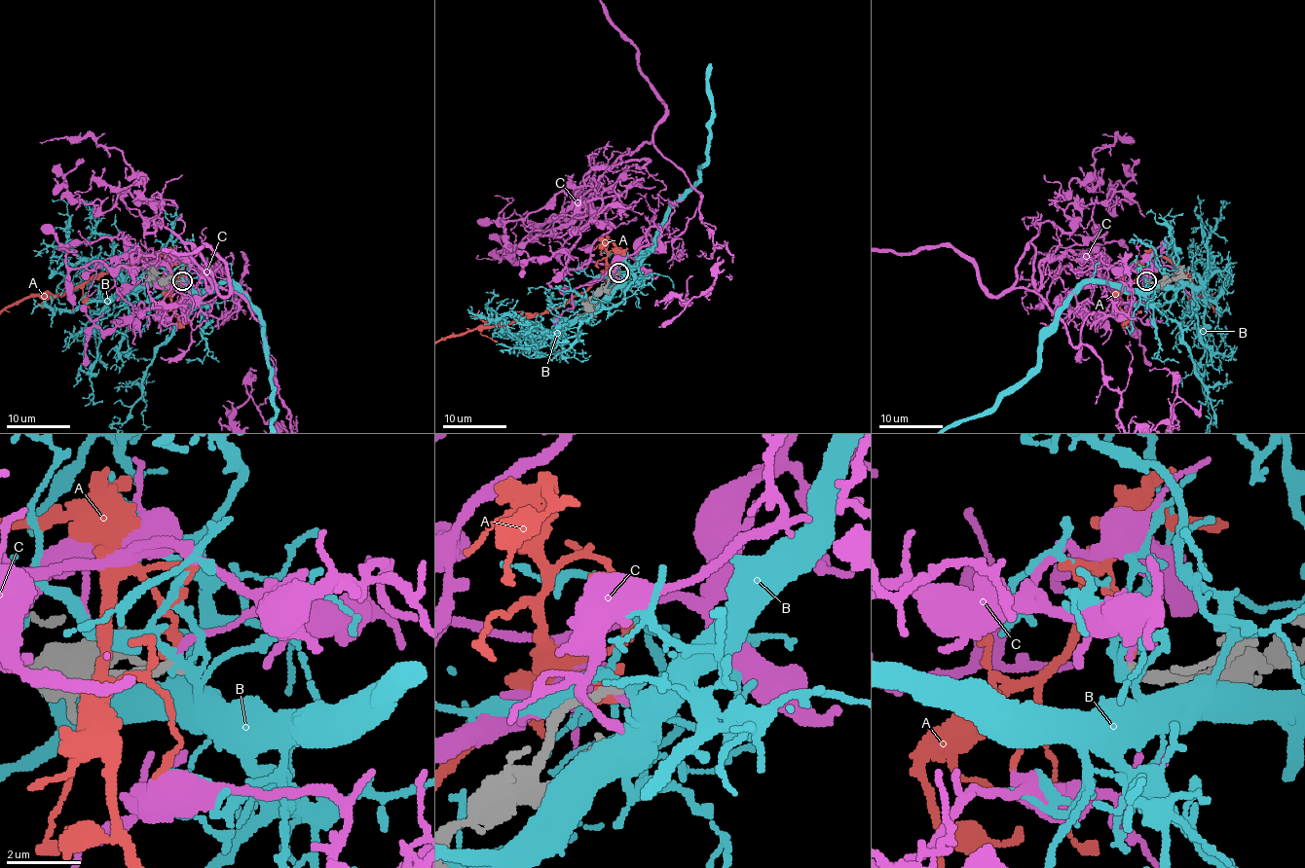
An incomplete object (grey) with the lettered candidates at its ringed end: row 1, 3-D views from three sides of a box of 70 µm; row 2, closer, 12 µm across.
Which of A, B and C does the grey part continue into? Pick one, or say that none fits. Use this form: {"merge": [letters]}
{"merge": []}

